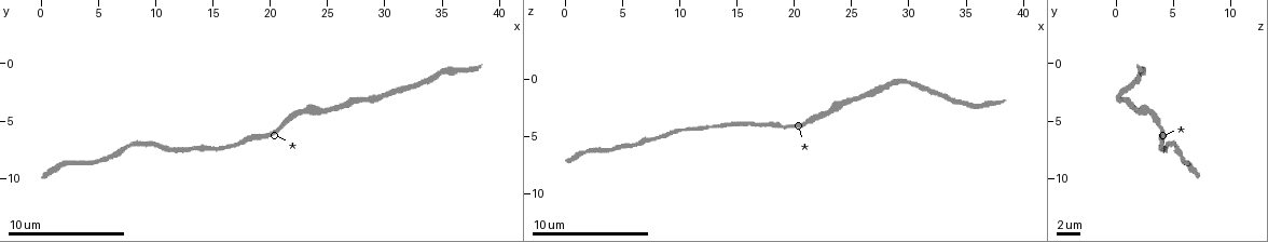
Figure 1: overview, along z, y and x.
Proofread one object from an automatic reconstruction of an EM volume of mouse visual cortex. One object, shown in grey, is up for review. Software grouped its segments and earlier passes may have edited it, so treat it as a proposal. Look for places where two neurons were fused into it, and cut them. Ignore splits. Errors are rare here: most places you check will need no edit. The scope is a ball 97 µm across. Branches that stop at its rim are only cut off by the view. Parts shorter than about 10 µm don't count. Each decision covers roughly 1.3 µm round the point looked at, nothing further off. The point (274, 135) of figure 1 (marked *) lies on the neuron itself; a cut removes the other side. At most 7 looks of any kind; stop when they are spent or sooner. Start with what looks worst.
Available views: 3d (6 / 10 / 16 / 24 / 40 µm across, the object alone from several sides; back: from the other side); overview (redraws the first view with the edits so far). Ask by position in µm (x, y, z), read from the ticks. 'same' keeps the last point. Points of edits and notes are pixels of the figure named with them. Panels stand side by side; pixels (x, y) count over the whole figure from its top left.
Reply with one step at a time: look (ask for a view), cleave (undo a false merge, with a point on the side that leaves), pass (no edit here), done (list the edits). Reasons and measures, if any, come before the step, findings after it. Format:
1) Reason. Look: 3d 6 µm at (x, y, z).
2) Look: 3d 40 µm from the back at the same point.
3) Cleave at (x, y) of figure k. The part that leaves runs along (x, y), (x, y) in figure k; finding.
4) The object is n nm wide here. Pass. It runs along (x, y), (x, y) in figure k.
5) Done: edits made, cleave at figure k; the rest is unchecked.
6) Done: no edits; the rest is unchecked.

Narrows sharply. Look: 3d 10 µm at (25.6, 3.8, 1.6).

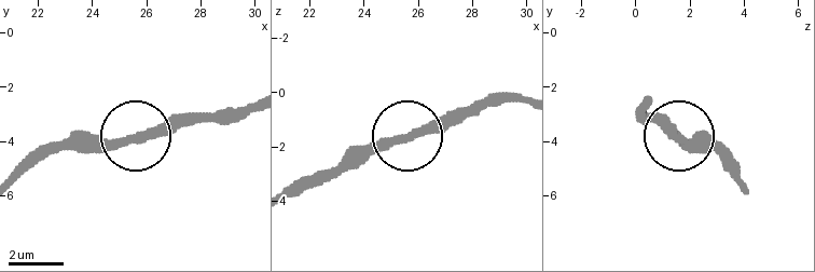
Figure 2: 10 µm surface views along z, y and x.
Pass. It runs along (21, 175), (55, 151), (167, 133), (206, 112) in figure 2; all the same neuron.

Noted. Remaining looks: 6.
Thick turns thin. Look: 3d 10 µm at (19.0, 6.2, 4.0).

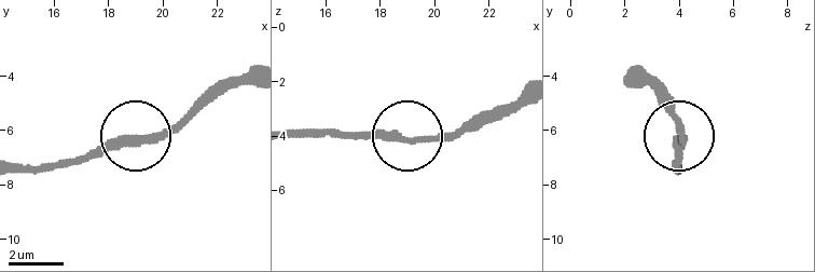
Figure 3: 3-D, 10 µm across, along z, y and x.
The object is 290 nm wide here. Pass. It runs along (169, 137), (116, 137), (50, 165) in figure 3; one neuron here.

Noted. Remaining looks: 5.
A narrow waist. Look: 3d 10 µm at (13.2, 7.4, 4.0).

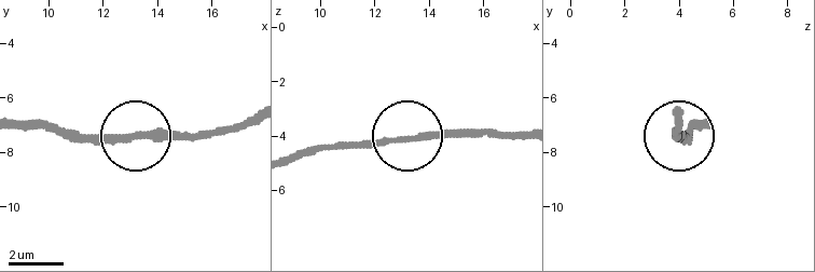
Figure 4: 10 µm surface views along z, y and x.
Pass. It runs along (253, 114), (205, 133), (46, 133) in figure 4; one neuron here.

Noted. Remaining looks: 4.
Done: no edits; the rest is unchecked.

